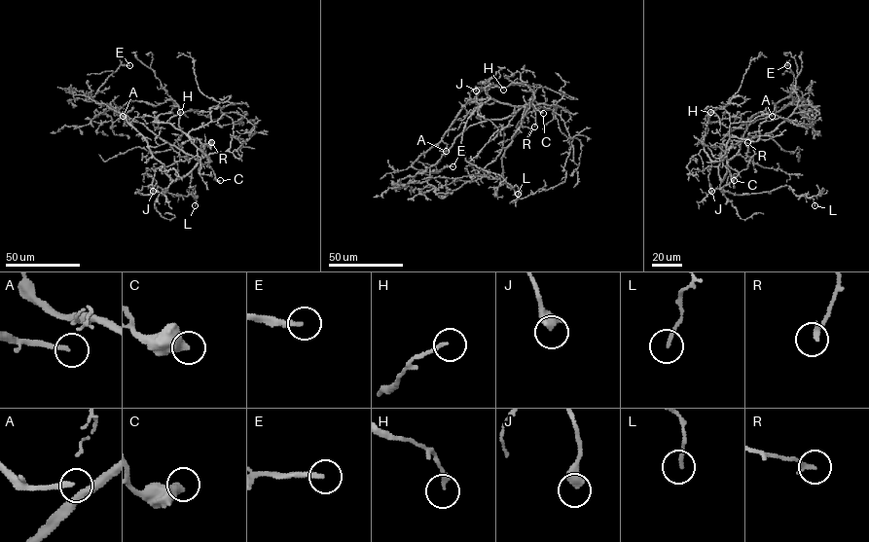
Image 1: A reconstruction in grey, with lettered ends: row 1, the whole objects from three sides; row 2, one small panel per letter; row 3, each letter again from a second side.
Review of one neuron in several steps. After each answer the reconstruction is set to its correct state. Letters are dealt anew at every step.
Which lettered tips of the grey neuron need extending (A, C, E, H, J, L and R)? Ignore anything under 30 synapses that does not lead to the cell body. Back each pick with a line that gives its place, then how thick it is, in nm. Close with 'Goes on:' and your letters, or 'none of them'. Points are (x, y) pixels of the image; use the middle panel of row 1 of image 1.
A: Place: (446, 151). Thickness 150 nm
C: Place: (543, 113). Thickness 550 nm
E: Place: (452, 166). Thickness 220 nm
Goes on: A, C, E

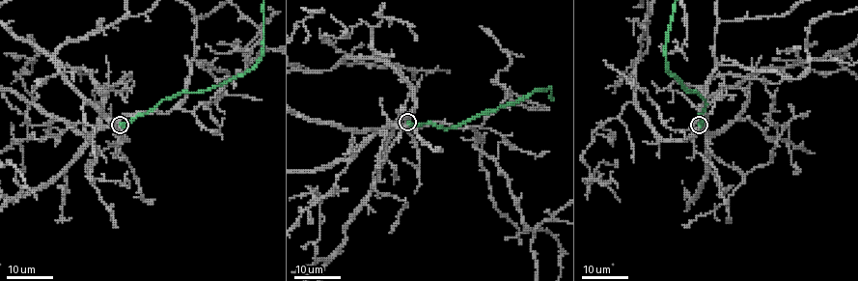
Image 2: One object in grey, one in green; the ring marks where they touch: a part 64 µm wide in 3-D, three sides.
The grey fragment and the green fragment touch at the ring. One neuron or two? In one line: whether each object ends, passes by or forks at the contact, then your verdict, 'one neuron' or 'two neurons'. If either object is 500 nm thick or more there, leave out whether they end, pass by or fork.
grey passes by; green ends; two neurons

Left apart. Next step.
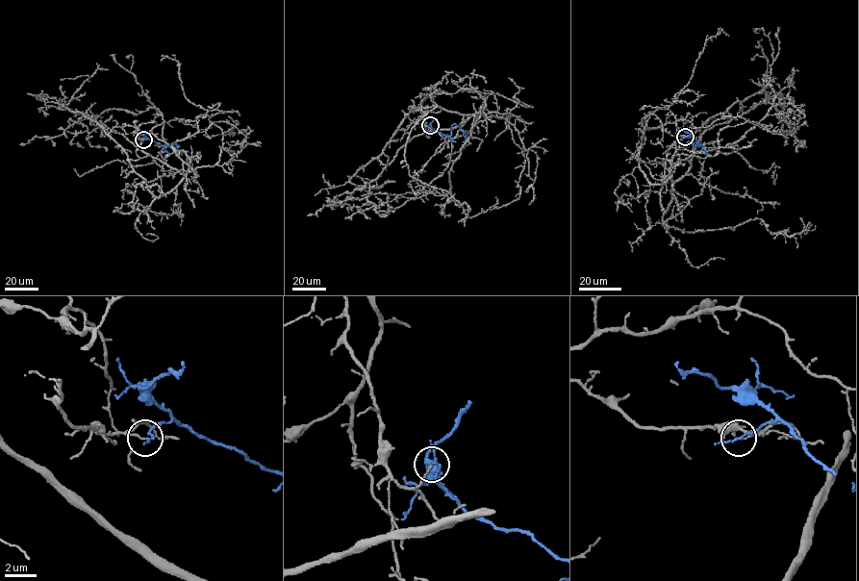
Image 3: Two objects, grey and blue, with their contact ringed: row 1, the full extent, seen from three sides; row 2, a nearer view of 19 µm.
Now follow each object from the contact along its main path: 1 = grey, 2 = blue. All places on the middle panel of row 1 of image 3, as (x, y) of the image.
1: (430, 125), (426, 98), (472, 89), (484, 99), (482, 113), (411, 111), (350, 180), (377, 186), (347, 176)
2: (430, 125), (437, 132), (450, 136), (455, 124), (466, 138)

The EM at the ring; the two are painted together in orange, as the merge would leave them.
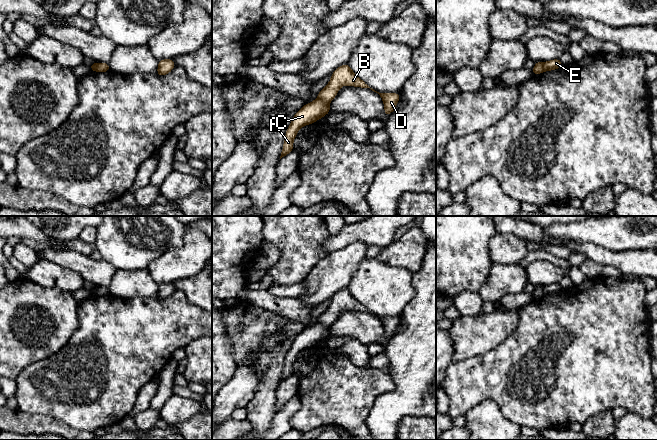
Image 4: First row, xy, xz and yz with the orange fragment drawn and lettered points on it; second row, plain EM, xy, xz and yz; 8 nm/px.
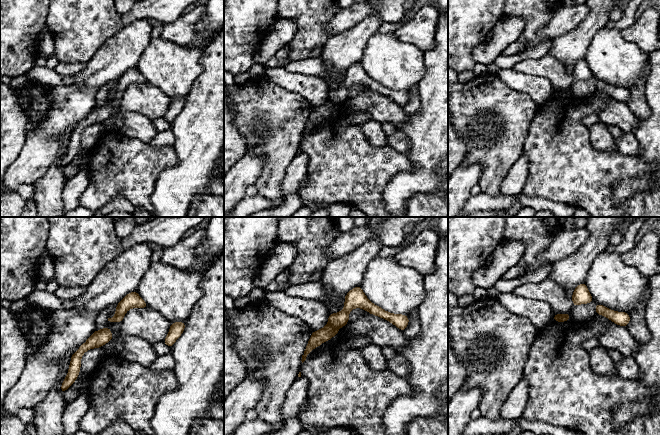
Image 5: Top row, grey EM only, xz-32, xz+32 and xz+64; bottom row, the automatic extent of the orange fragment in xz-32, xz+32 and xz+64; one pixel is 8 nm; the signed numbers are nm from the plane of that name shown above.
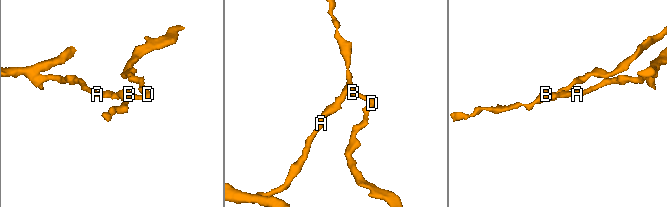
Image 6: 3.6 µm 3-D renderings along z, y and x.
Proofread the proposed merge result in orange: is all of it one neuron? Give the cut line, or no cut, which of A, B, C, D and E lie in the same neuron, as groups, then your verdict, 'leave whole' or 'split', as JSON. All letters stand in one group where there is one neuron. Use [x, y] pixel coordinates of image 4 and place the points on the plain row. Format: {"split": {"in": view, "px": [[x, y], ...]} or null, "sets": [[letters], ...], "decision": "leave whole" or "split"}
{"split": {"in": "xz", "px": [[317, 322], [328, 328]]}, "sets": [["A", "C", "E"], ["B", "D"]], "decision": "split"}

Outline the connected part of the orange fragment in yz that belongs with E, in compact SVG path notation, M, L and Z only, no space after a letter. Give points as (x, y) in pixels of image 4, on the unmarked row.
M554 283L543 287L545 295L556 294L563 290L560 283Z

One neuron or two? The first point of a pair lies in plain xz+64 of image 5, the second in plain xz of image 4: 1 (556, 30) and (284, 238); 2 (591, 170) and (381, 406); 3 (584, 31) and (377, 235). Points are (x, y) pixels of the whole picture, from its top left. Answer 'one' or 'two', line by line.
1: two
2: two
3: two

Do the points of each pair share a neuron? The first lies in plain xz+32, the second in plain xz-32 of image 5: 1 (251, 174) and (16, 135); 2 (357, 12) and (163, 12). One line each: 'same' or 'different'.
1: different
2: same

